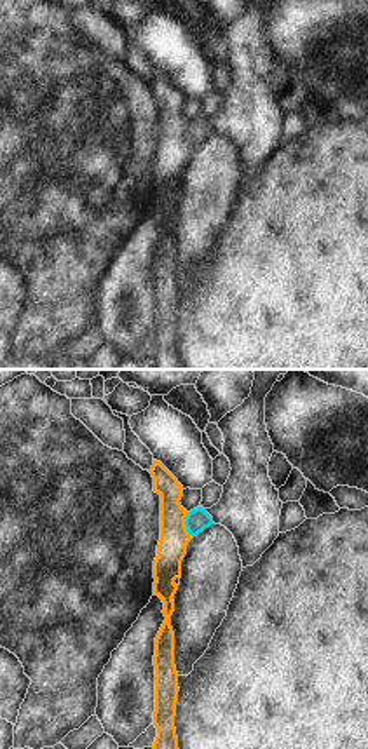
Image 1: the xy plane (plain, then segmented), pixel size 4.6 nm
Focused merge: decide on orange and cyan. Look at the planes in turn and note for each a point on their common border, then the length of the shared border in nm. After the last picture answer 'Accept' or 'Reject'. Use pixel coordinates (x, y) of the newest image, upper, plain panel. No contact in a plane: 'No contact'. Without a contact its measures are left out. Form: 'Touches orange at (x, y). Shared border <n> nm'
Touches orange at (184, 134). Shared border 120 nm

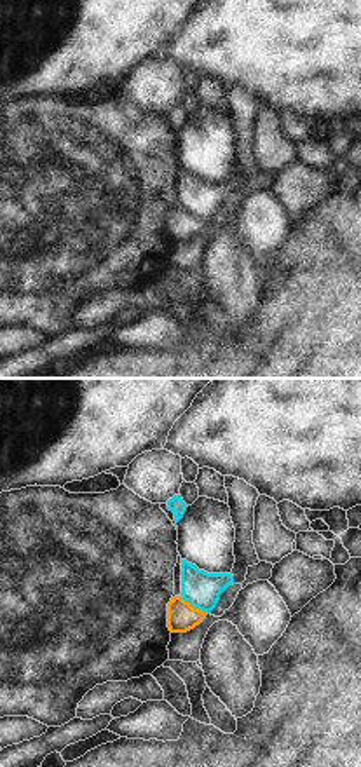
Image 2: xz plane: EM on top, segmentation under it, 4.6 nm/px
Touches orange at (194, 217). Shared border 150 nm

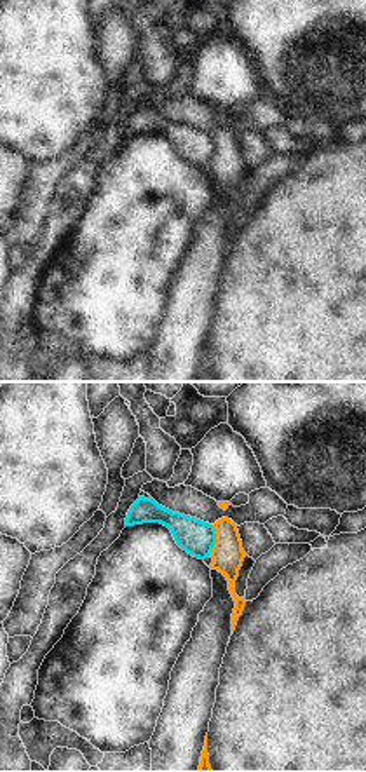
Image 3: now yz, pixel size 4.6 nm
Touches orange at (216, 150). Shared border 150 nm

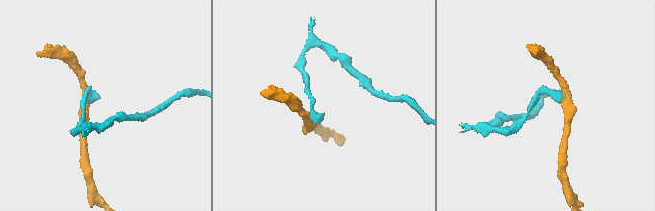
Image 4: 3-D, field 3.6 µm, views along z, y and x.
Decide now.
Reject

